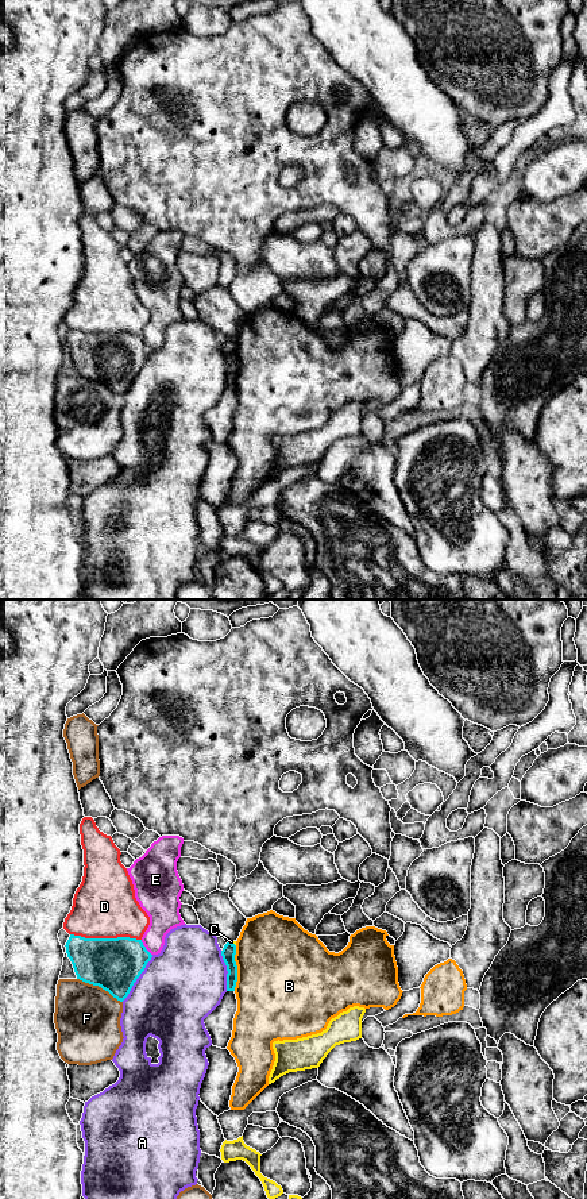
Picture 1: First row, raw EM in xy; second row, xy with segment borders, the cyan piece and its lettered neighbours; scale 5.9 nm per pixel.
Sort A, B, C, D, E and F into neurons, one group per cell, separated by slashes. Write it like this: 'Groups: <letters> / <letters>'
Groups: A / B / C / D / E / F

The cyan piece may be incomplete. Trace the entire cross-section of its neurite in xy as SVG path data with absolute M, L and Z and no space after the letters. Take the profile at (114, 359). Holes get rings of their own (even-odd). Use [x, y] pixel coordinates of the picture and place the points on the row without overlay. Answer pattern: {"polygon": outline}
{"polygon": "M70 329L66 338L77 374L99 381L123 397L152 350L142 335L130 332L85 334Z"}

